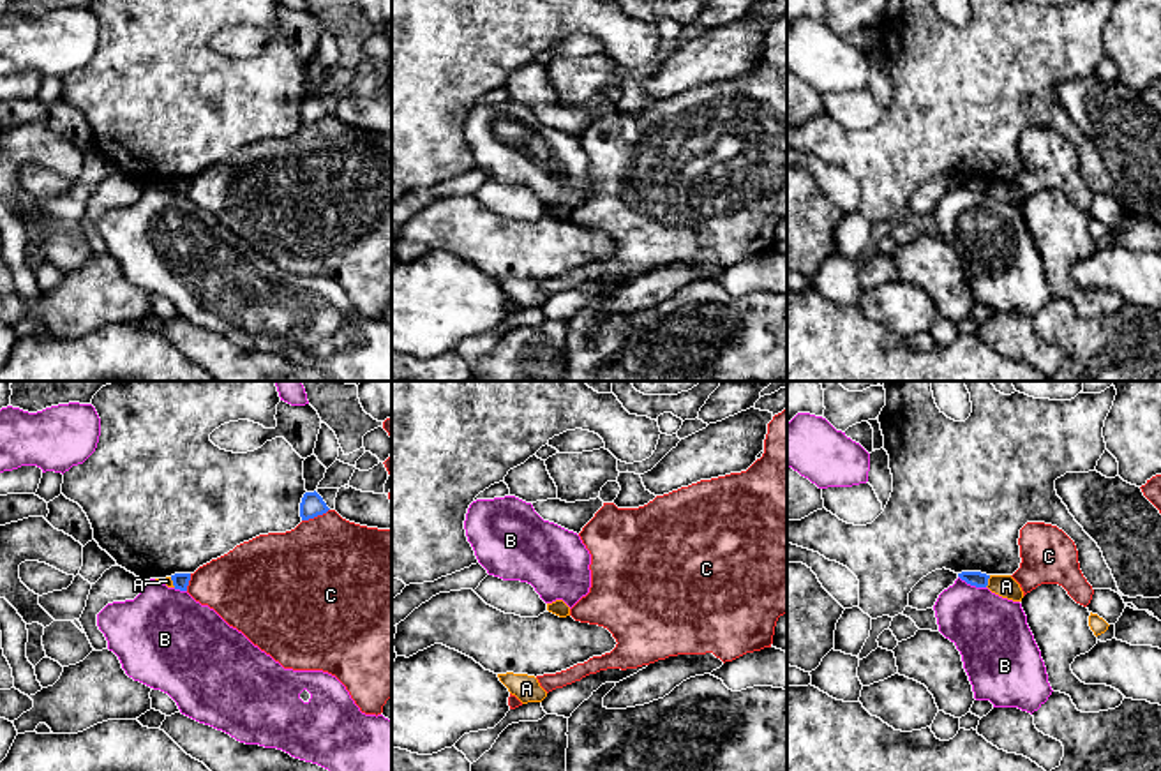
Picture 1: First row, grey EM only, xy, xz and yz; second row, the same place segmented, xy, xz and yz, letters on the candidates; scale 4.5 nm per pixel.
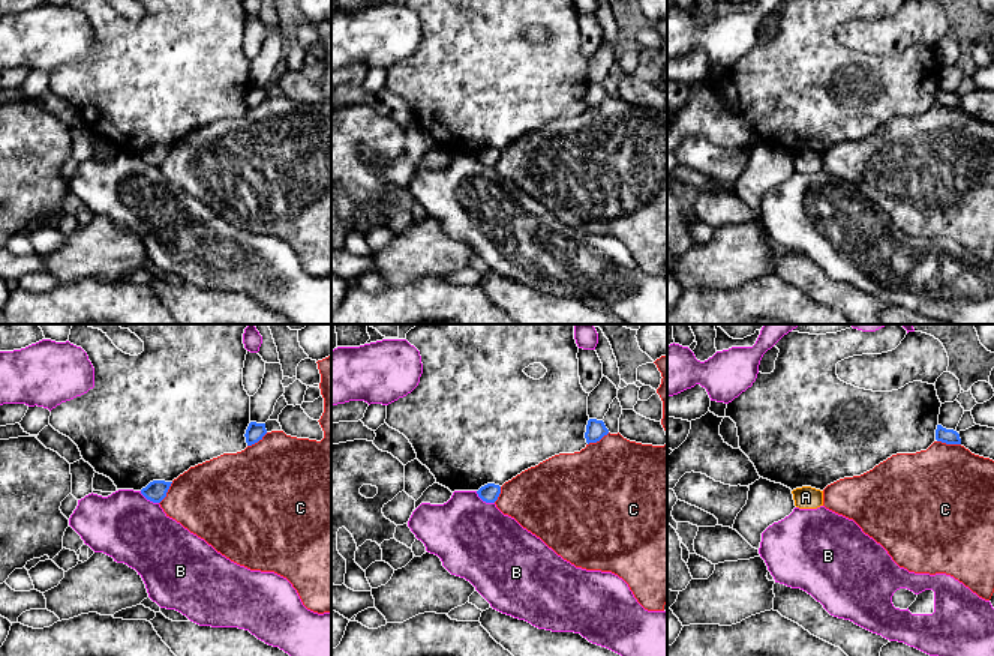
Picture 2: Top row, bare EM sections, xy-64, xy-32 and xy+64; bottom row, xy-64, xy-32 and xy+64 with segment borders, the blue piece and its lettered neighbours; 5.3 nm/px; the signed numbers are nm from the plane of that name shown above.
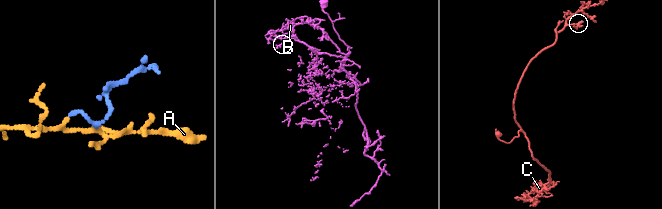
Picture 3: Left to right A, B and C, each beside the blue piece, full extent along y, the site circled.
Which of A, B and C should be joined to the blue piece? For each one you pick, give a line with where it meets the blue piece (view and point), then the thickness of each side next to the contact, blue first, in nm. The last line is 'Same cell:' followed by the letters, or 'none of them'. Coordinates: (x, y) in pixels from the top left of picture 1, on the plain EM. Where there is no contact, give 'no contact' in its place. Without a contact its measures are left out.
Same cell: none of them

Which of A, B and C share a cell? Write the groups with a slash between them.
A / B / C

